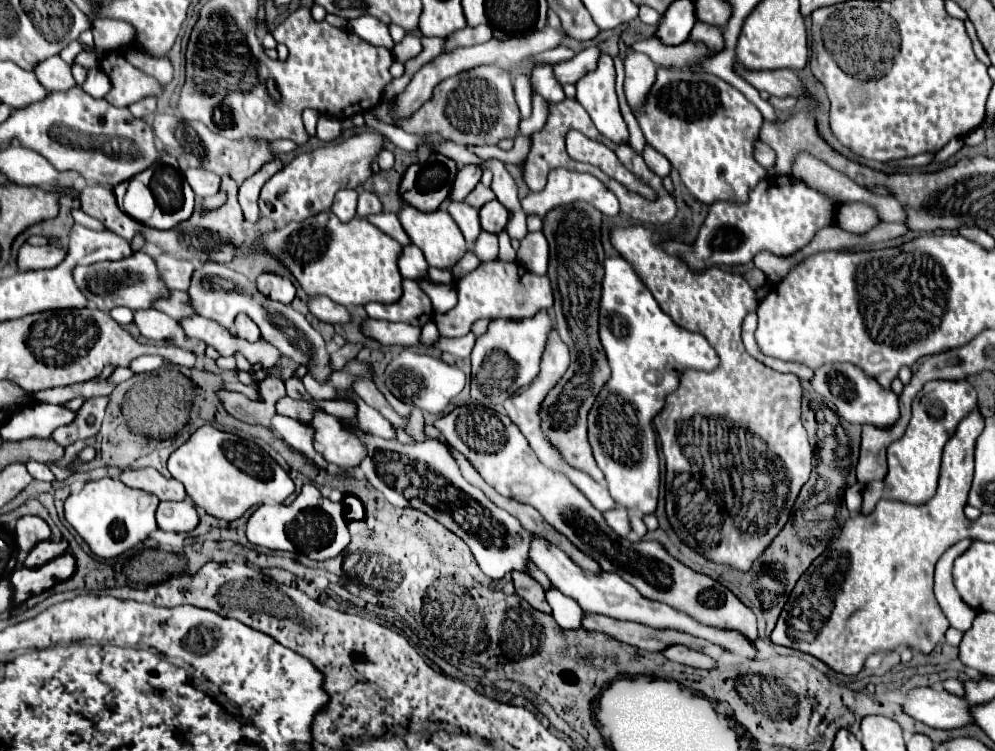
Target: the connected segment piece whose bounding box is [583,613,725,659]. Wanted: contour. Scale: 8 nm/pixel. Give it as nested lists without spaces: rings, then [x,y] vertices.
[[[587,613],[583,619],[583,627],[607,633],[609,637],[615,637],[617,641],[625,641],[629,645],[635,645],[635,647],[647,649],[647,651],[665,651],[671,645],[685,645],[685,647],[691,647],[693,651],[701,651],[701,653],[709,655],[711,659],[717,659],[719,655],[725,653],[725,649],[715,647],[709,641],[695,639],[695,637],[679,633],[679,631],[651,629],[651,627],[637,625],[637,623],[615,621],[615,619],[601,617],[601,615],[589,615]]]

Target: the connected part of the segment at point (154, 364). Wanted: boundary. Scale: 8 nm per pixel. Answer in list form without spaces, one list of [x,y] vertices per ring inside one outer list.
[[[145,355],[145,357],[135,359],[135,361],[131,363],[131,369],[133,369],[135,373],[155,371],[155,369],[159,369],[163,363],[165,363],[165,359],[161,359],[161,357],[151,357],[151,355]]]

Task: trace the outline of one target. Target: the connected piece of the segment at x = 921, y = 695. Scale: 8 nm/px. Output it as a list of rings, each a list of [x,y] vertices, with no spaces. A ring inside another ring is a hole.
[[[913,687],[903,695],[903,711],[935,729],[957,729],[971,721],[971,705],[941,687]]]

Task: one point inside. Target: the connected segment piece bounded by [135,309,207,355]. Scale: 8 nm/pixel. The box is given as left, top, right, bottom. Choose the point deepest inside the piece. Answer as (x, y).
(153, 324)

